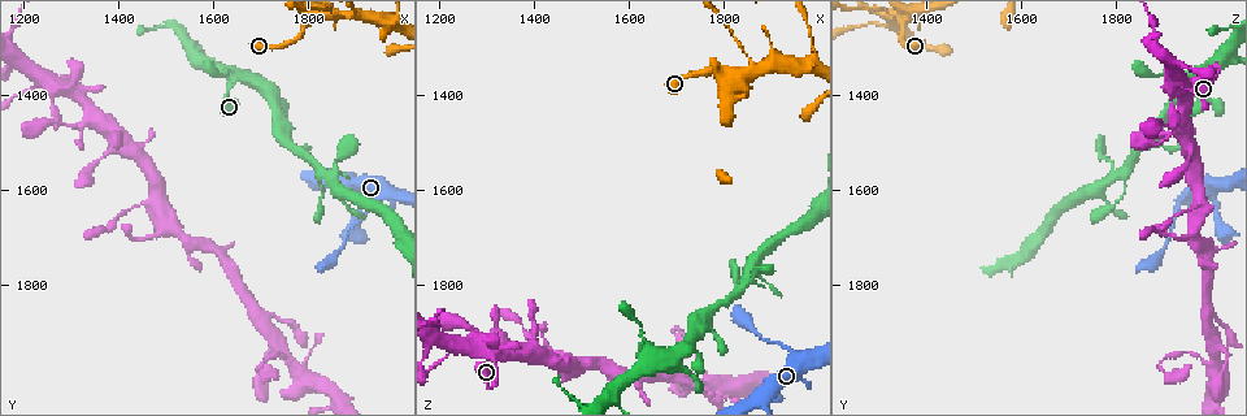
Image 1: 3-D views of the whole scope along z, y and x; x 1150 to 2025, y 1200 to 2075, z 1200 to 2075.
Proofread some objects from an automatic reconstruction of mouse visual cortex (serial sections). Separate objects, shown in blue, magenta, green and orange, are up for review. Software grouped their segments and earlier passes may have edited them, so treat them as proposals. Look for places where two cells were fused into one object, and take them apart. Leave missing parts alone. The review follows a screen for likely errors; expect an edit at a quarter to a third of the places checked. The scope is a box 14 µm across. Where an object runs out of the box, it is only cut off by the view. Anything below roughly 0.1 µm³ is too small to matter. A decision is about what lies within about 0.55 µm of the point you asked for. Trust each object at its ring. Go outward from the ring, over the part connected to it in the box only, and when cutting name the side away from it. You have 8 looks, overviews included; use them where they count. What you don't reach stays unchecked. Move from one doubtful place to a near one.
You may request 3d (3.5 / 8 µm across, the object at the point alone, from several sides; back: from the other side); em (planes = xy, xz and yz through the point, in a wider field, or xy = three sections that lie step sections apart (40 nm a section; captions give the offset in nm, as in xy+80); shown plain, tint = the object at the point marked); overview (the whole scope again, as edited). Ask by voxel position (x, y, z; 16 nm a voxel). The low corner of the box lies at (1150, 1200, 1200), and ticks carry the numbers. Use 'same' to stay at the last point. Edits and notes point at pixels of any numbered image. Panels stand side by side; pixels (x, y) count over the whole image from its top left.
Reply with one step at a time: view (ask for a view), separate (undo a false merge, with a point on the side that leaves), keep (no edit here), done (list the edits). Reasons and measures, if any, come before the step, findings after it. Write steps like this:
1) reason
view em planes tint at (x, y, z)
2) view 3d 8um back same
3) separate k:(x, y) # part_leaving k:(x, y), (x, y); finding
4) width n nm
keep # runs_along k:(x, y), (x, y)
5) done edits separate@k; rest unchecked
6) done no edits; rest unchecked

two arms in line, one across
view 3d 8um at (1350, 1440, 1945)

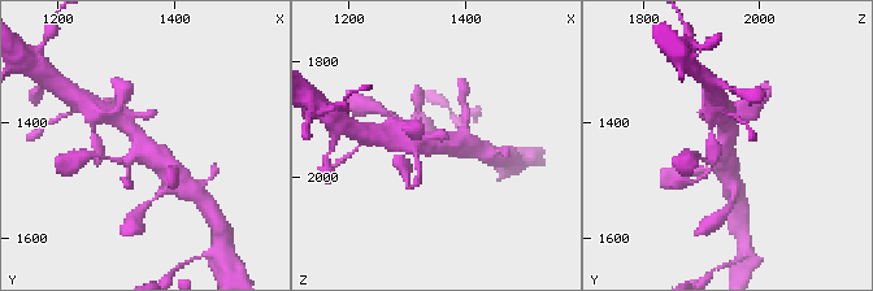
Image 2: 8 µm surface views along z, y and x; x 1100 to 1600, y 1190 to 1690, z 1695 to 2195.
closer look
view 3d 3.5um at (1350, 1435, 1945)

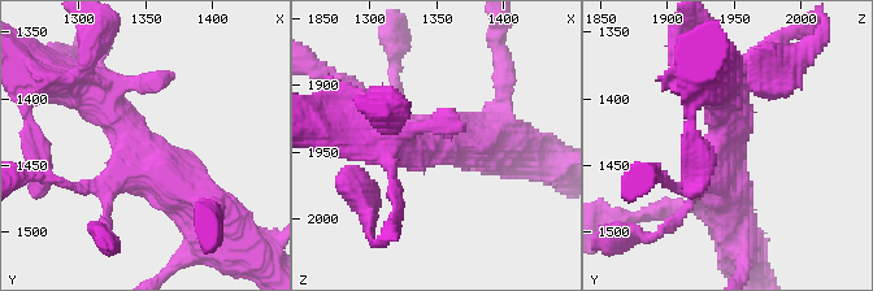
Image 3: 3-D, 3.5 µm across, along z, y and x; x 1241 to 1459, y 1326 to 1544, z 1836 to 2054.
view em xy step 5 tint at (1346, 1434, 1940)

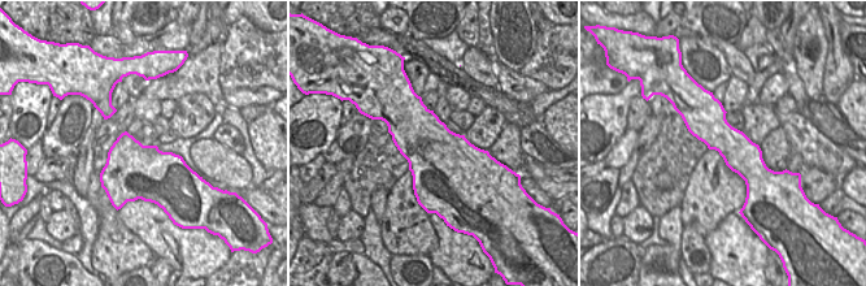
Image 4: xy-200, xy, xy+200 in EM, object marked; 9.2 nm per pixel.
keep # runs_along 3:(81, 78), (200, 209); one cell here

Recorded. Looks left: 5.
view 3d 3.5um at (1765, 1965, 2005)

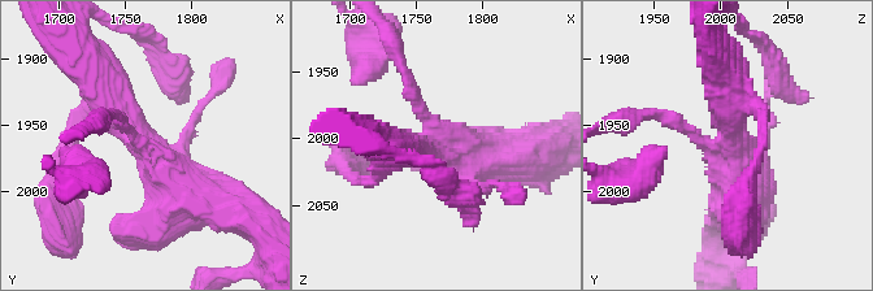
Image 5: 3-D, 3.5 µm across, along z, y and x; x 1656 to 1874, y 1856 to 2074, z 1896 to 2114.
keep # runs_along 5:(91, 68), (135, 139), (199, 195); continuous, no second cell

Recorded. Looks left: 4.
three arms meet
view 3d 8um at (1650, 1355, 1935)

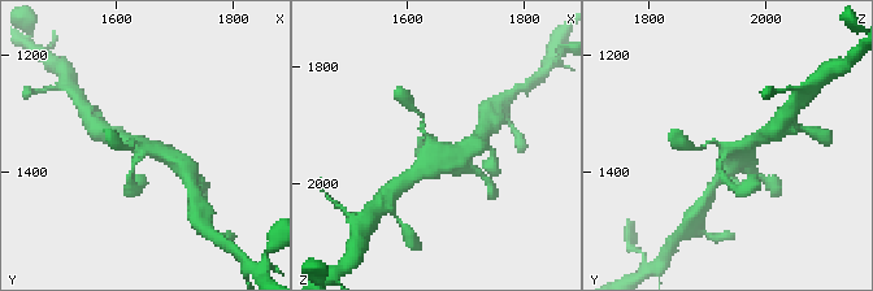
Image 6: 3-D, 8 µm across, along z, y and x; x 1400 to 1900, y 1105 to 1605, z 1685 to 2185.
view em xy step 1 tint at (1645, 1360, 1935)

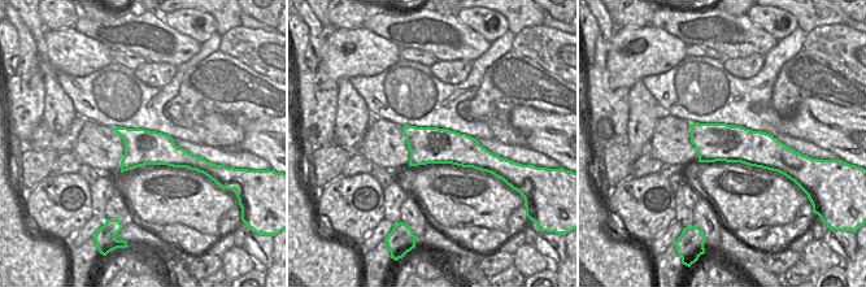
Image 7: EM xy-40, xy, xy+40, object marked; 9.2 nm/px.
width 340 nm
keep # runs_along 6:(131, 179), (143, 148), (174, 159); continuous, no second cell

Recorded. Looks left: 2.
small branch off a trunk
view 3d 8um at (1840, 1570, 1800)

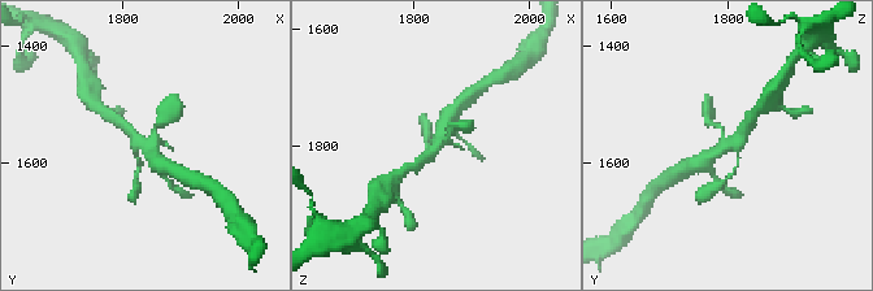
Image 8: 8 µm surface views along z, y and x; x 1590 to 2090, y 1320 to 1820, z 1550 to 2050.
now the EM
view em xy step 1 tint at (1840, 1565, 1805)

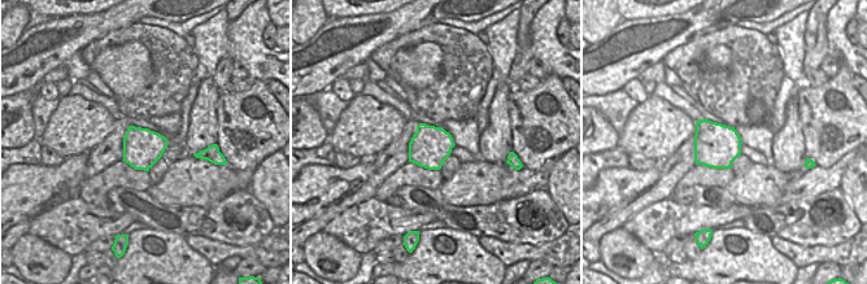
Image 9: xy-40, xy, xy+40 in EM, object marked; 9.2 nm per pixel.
width 380 nm
keep # runs_along 8:(748, 122), (735, 142), (699, 165); one cell here

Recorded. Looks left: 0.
done no edits; rest unchecked

